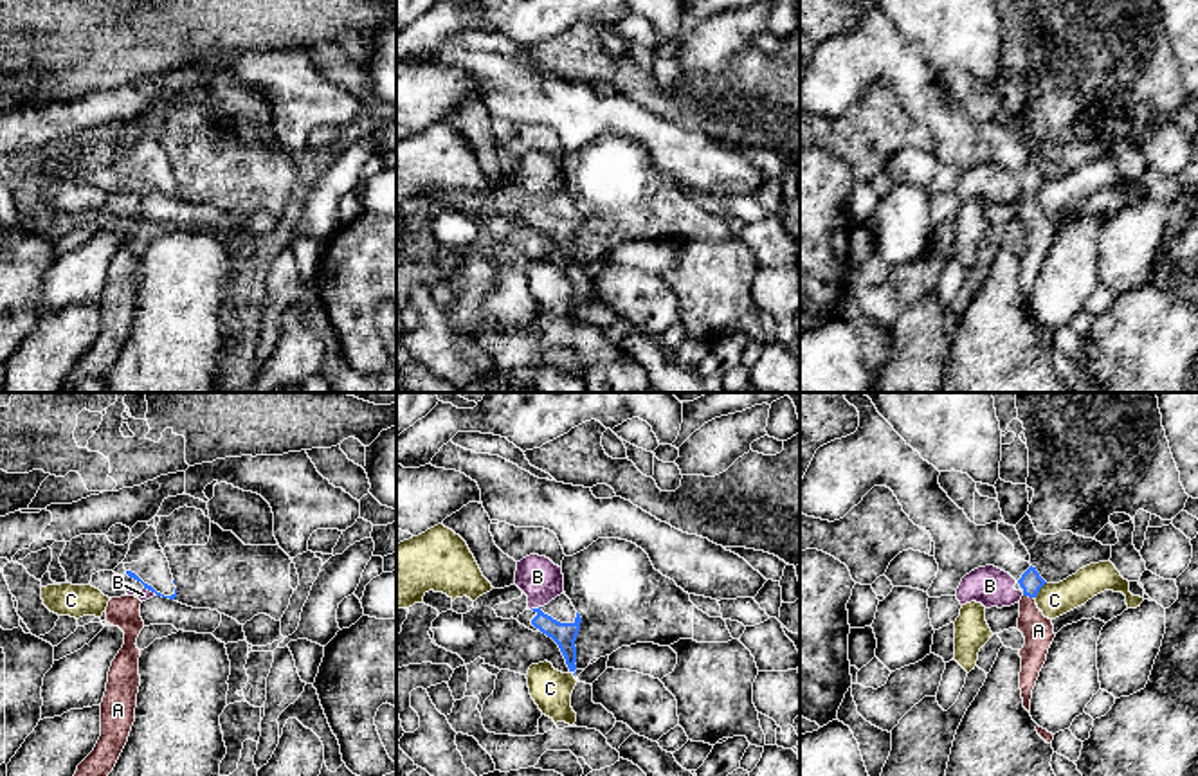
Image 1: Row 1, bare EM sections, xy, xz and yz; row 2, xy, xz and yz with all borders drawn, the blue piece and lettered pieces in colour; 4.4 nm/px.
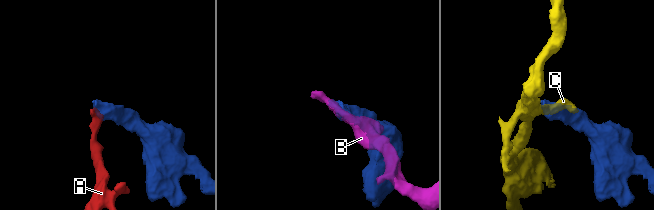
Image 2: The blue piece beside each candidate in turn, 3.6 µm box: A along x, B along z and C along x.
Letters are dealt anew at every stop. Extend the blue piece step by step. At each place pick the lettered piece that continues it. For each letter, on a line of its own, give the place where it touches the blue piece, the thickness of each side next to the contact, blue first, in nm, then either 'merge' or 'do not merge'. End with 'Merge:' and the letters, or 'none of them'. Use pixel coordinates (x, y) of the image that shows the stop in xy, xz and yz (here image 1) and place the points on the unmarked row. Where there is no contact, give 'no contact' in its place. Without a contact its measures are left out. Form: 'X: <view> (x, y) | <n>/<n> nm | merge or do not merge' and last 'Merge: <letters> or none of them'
A: yz (1029, 193) | 100/140 nm | do not merge
B: xy (152, 188) | 30/50 nm | merge
C: yz (1038, 188) | 100/150 nm | do not merge
Merge: B

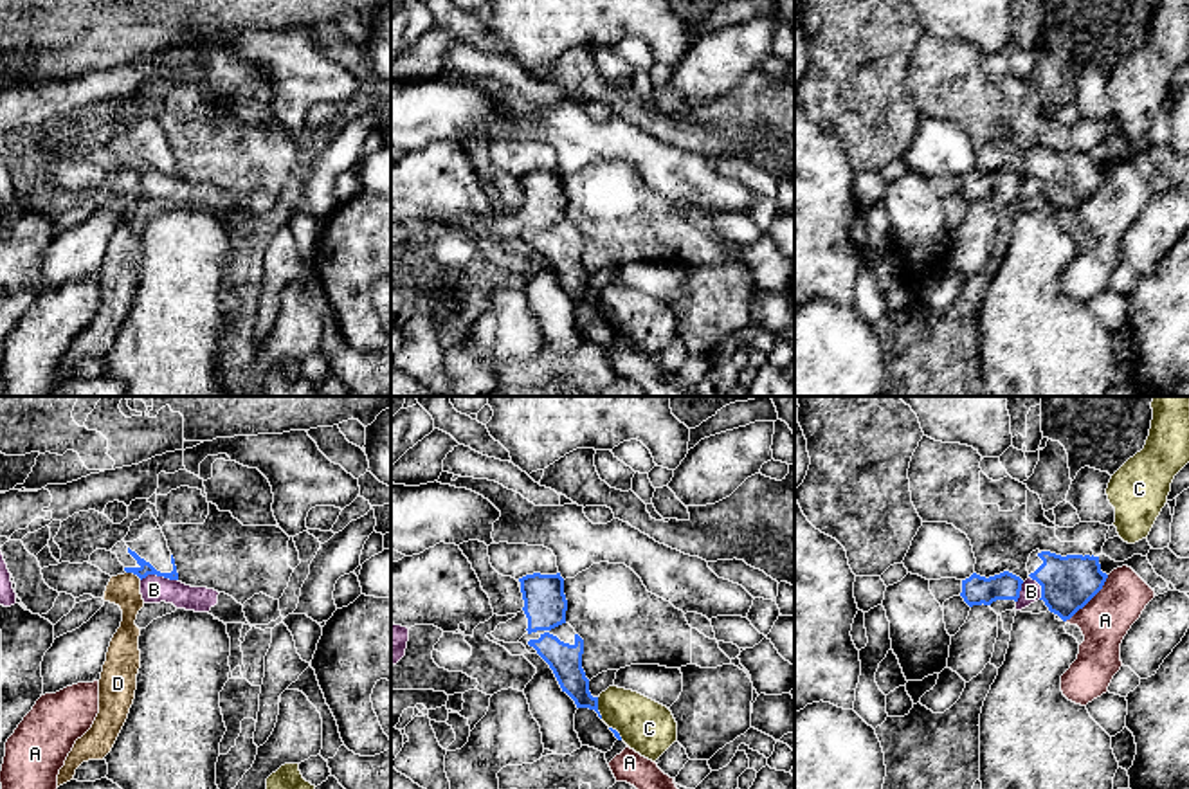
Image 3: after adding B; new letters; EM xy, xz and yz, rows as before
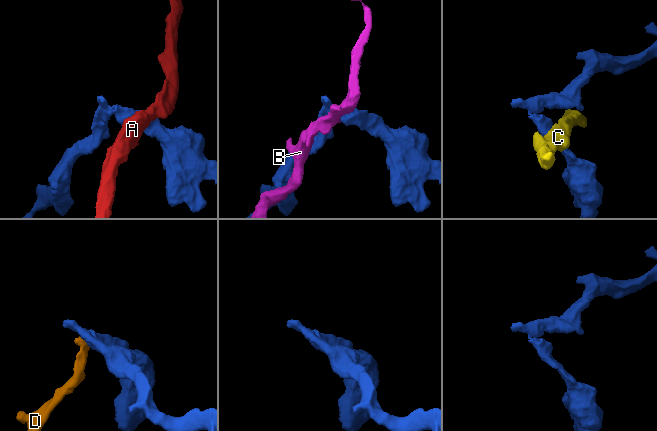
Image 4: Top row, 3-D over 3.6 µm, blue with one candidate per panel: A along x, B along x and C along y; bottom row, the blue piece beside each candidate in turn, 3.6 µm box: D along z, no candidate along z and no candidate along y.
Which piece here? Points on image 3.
A: yz (1089, 197) | 240/220 nm | do not merge
B: xy (159, 172) | 60/120 nm | do not merge
C: xz (597, 305) | 140/240 nm | do not merge
D: xy (134, 170) | 60/140 nm | do not merge
Merge: none of them

